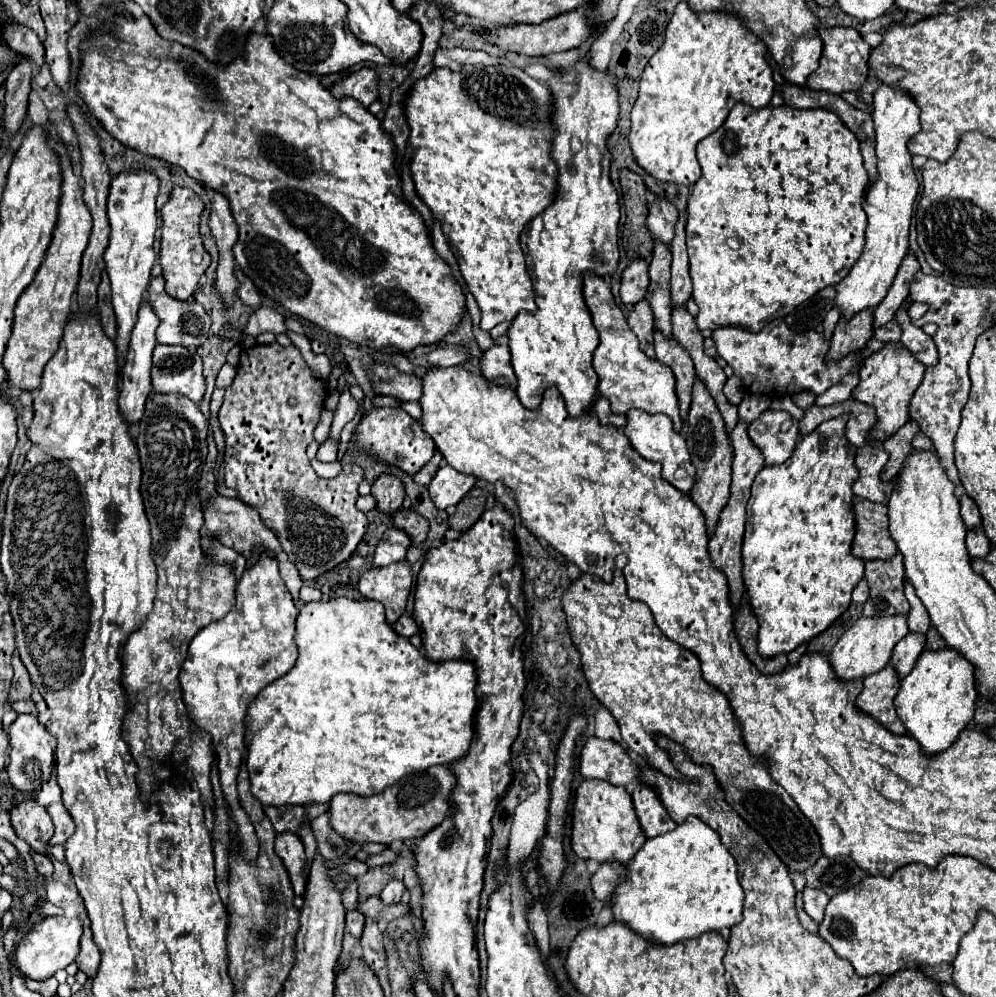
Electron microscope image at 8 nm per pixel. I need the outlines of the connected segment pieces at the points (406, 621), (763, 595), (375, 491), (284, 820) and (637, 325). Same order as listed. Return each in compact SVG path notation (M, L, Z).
M402 615L402 617L392 625L392 629L394 629L400 637L406 637L406 639L418 633L418 627L416 627L416 623L414 623L414 619L412 619L410 615Z
M764 411L748 425L748 435L752 443L762 451L764 465L776 465L762 467L752 483L752 497L746 507L746 533L742 541L744 587L752 613L760 625L758 653L768 659L780 653L790 653L804 641L810 641L818 633L826 631L848 609L850 593L864 577L864 561L850 553L850 543L854 539L854 495L850 487L852 479L856 479L852 451L856 449L850 447L850 443L844 439L844 415L840 419L824 421L820 427L816 427L816 431L804 437L798 447L798 419L786 411Z
M380 475L372 483L372 497L376 499L378 511L392 515L400 509L402 501L404 501L404 485L394 475Z
M292 805L292 807L264 807L266 817L272 821L276 833L282 831L294 831L298 833L300 823L308 823L304 815L304 807Z
M642 299L640 303L636 303L632 307L632 311L628 313L628 325L634 331L634 335L640 341L640 349L646 351L648 359L654 357L654 327L652 327L652 309L648 307L648 301Z

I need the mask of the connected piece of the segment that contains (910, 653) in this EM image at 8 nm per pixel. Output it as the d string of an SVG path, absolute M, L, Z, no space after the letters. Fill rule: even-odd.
M908 633L892 651L890 663L896 675L900 679L906 675L900 683L898 695L894 697L894 707L906 731L920 743L920 749L928 755L938 755L940 751L946 751L956 741L960 731L972 721L978 693L974 687L974 667L970 661L954 649L924 651L924 641L924 635Z

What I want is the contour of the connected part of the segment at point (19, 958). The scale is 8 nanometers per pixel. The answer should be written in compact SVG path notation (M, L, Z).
M44 917L36 923L32 923L26 931L26 935L18 941L16 951L14 951L14 965L16 969L28 977L28 979L36 979L36 981L44 981L48 977L52 977L58 969L66 969L74 959L76 959L76 951L80 949L80 935L82 935L82 927L80 927L80 919L72 917Z

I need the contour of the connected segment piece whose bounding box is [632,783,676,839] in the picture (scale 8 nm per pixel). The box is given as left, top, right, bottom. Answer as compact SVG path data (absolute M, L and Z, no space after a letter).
M638 783L634 787L632 803L634 803L634 811L638 817L640 829L648 839L658 837L660 833L668 833L676 827L676 823L664 811L664 805L660 803L658 795L648 785Z

